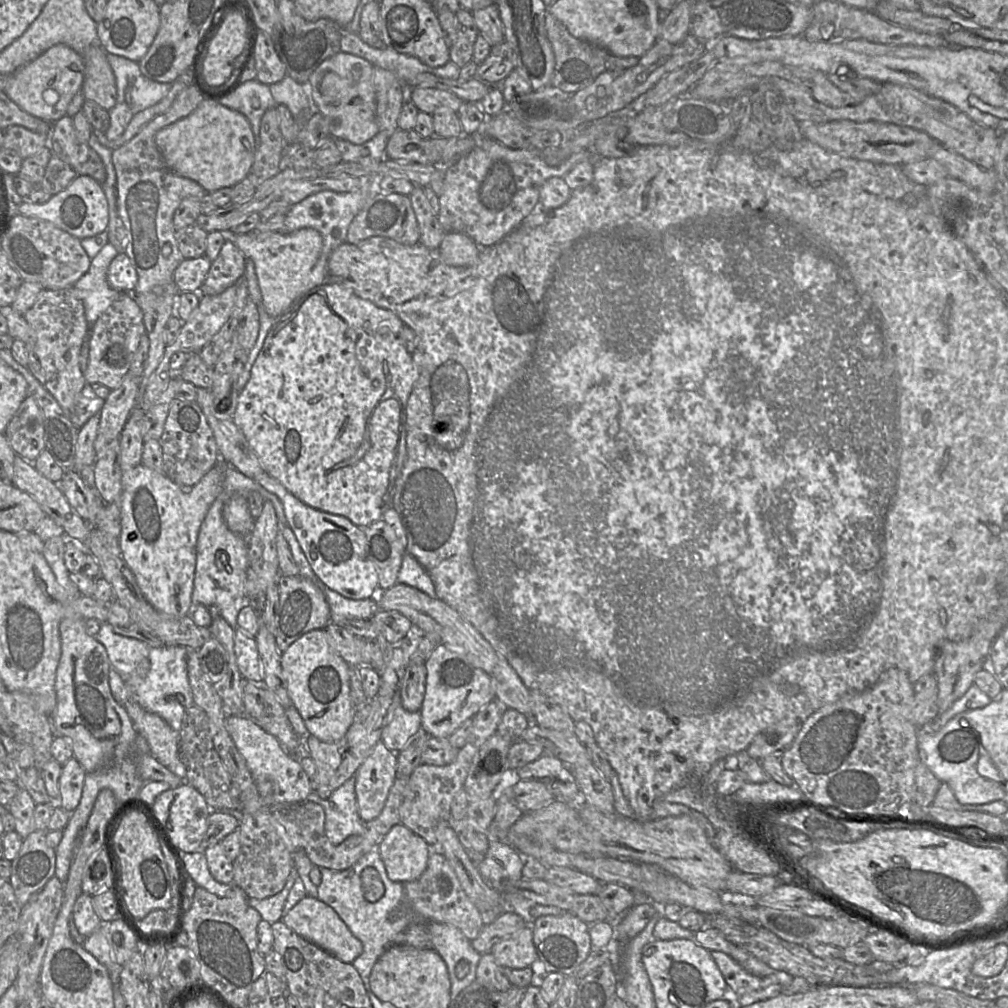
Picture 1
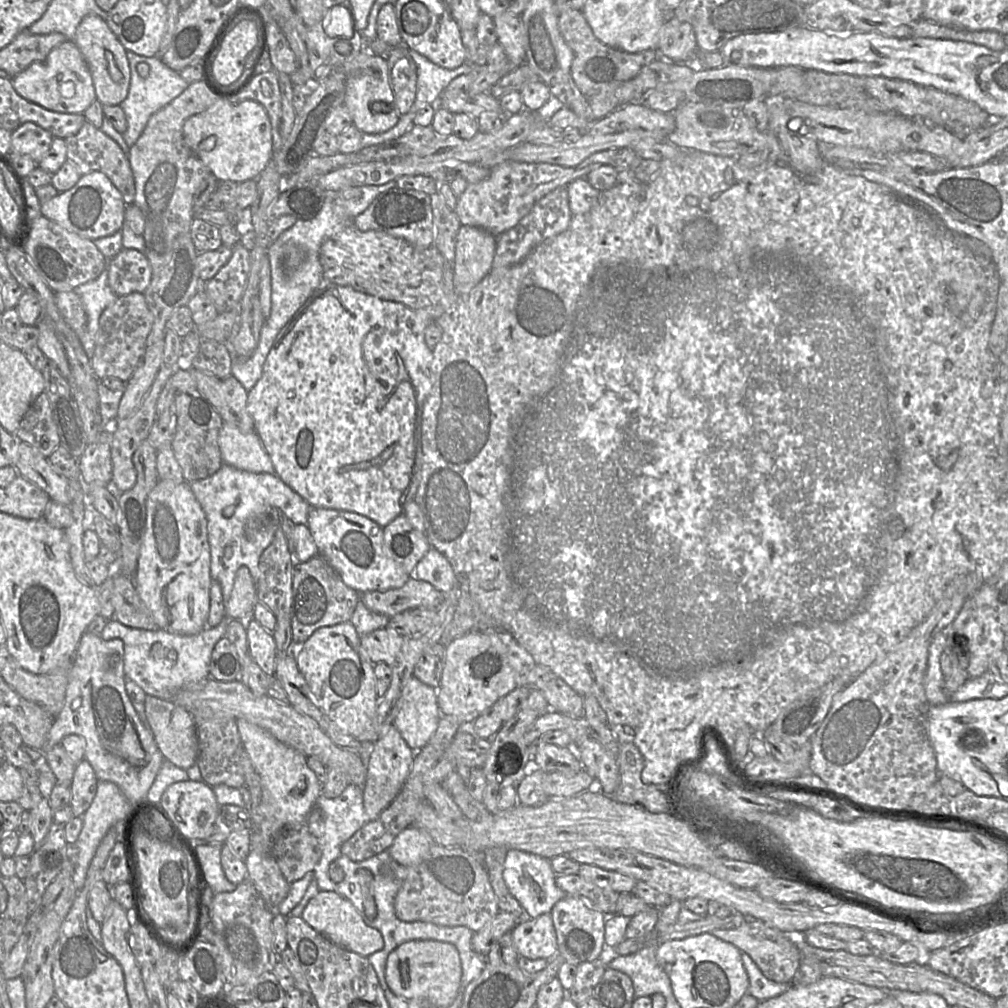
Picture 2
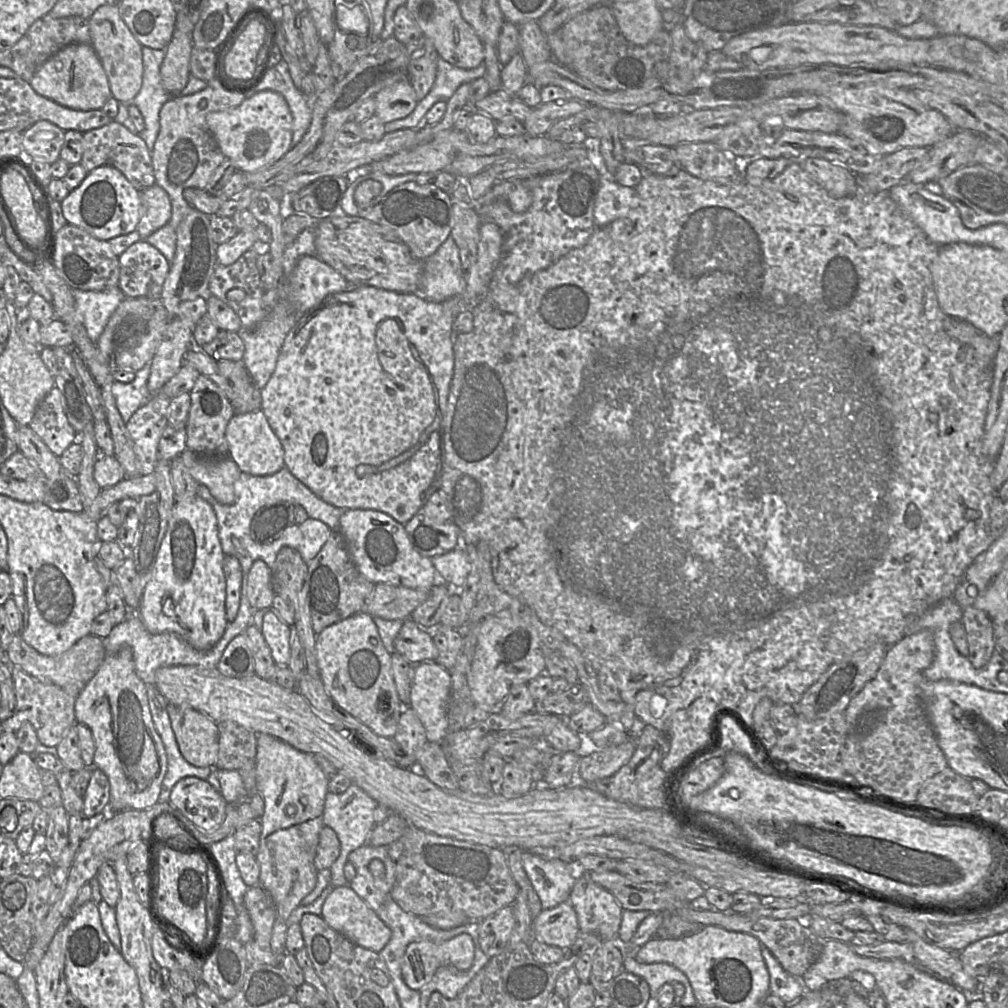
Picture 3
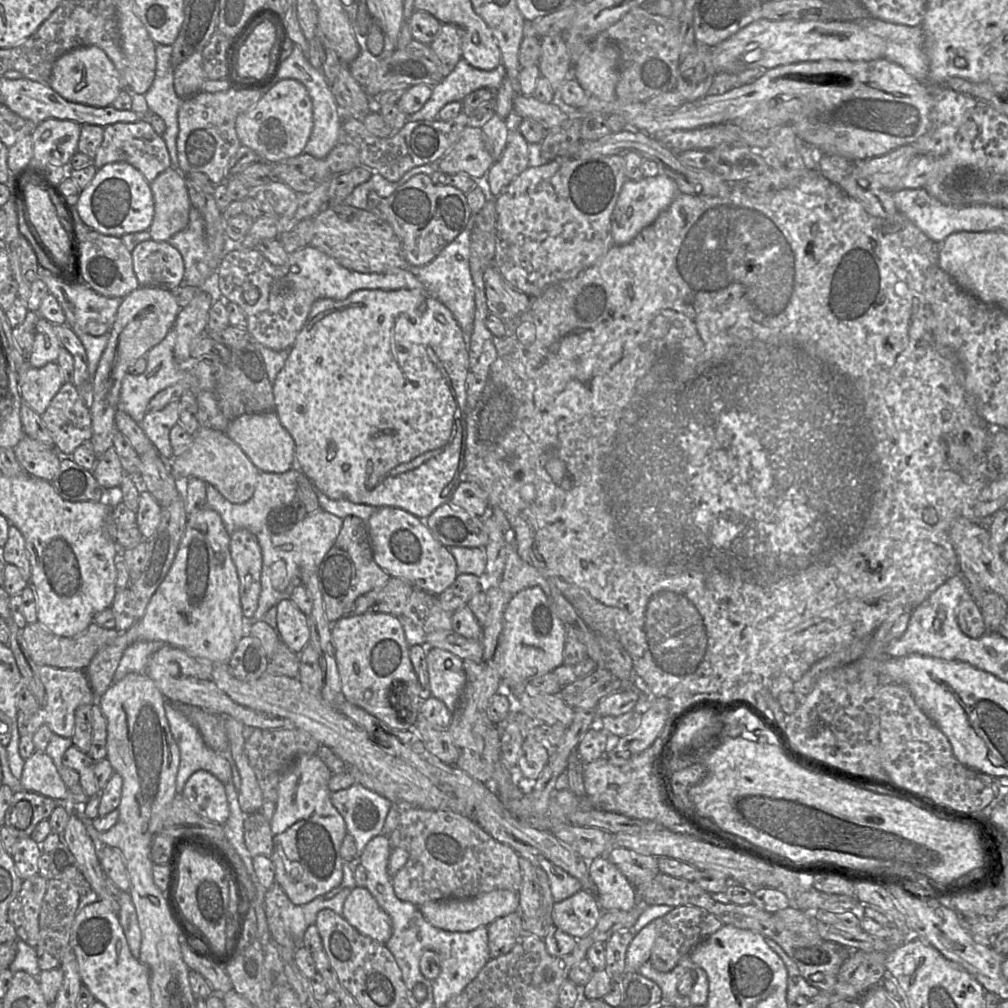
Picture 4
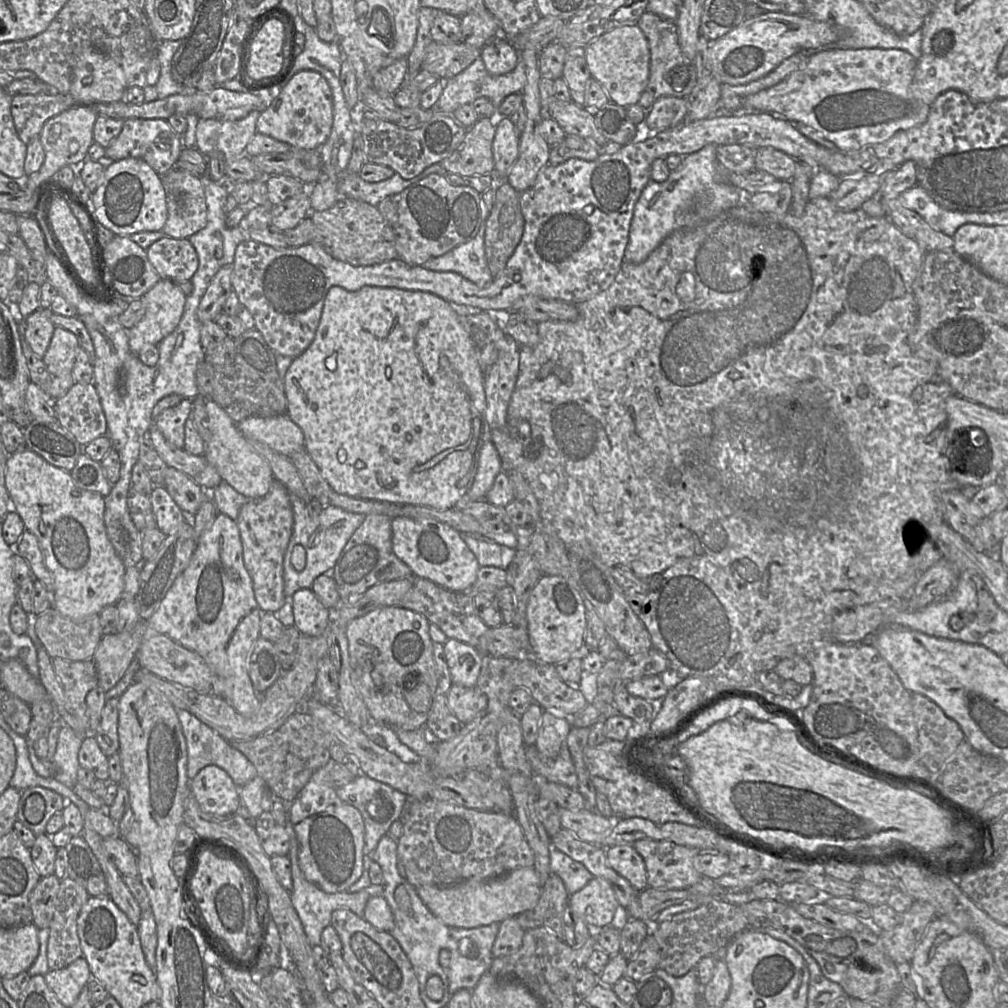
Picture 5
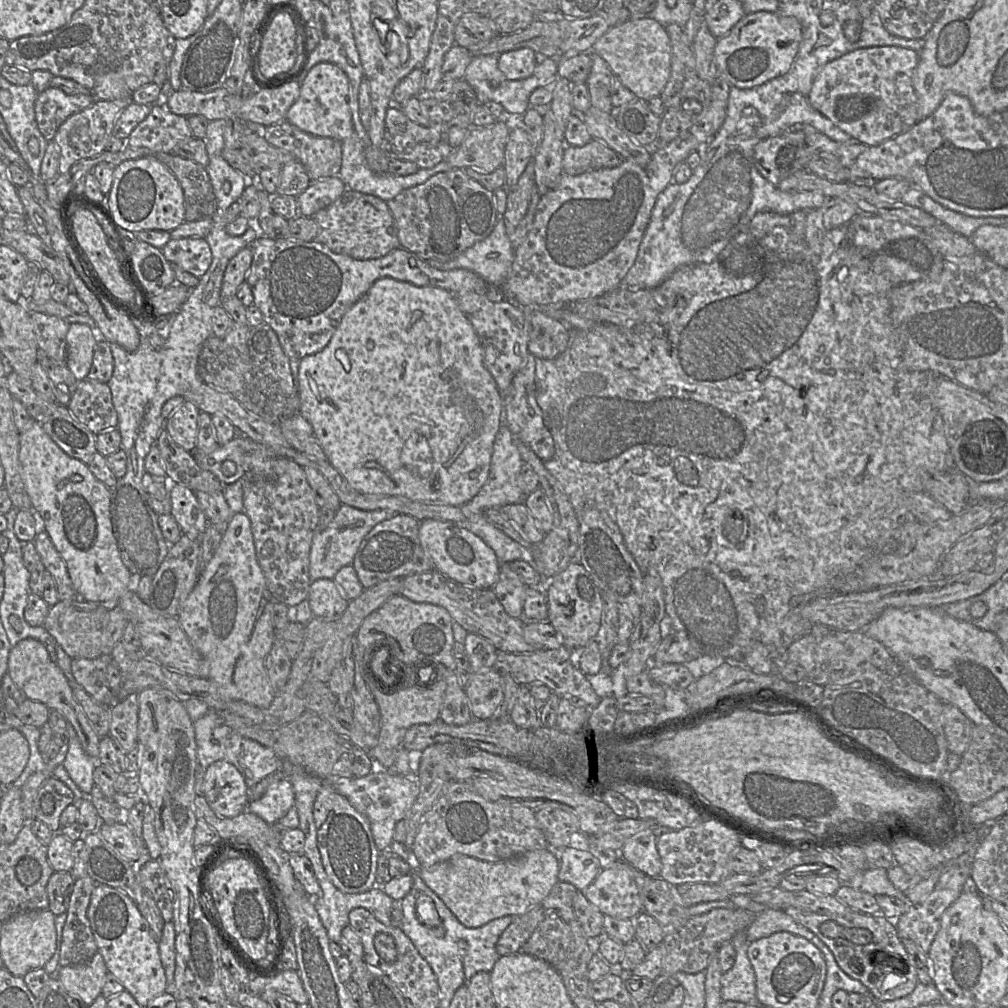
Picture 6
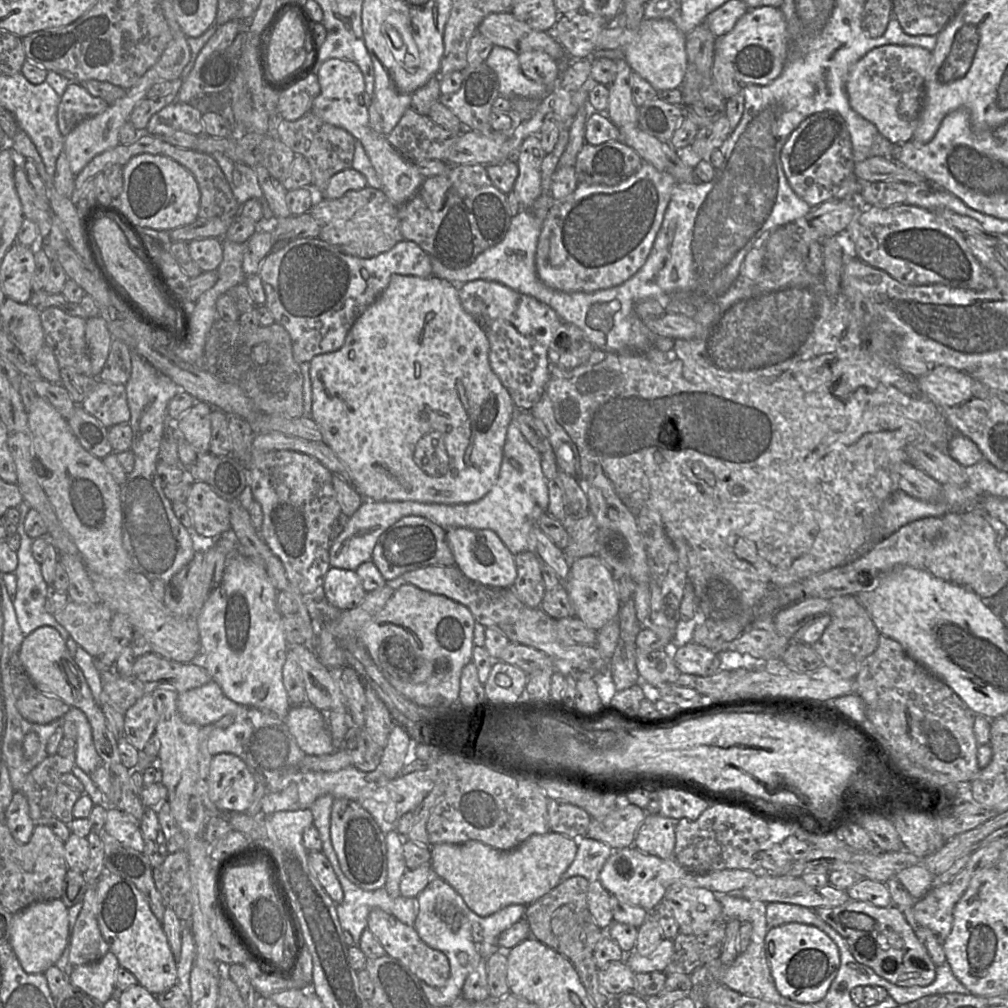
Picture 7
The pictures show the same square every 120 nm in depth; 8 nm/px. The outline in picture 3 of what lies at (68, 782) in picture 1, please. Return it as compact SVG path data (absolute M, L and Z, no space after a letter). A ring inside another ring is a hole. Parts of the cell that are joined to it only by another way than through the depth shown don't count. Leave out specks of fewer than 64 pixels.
M96 767L83 794L81 814L91 817L108 810L110 800L110 784L103 771Z

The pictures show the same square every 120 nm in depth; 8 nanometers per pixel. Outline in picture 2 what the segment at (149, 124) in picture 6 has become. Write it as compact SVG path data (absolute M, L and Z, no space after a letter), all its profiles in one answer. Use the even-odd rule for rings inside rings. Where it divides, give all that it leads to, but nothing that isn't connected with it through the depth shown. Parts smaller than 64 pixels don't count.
M86 122L83 127L70 137L65 138L67 160L72 161L82 175L93 171L104 173L121 192L127 204L132 204L135 195L135 181L127 152L100 128Z

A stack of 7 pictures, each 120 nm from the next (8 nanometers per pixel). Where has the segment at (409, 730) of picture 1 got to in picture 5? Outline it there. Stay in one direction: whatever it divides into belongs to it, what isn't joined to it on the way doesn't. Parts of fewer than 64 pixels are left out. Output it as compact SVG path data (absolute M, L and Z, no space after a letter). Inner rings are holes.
M448 639L442 646L453 685L475 687L485 656L470 644L456 639Z

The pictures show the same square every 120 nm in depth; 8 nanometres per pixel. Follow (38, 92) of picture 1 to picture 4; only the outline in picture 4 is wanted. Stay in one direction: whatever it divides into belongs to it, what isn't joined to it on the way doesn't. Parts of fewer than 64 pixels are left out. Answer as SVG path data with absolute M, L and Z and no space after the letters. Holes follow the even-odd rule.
M81 46L62 54L55 61L47 84L68 101L94 107L110 106L122 90L118 70L97 46Z

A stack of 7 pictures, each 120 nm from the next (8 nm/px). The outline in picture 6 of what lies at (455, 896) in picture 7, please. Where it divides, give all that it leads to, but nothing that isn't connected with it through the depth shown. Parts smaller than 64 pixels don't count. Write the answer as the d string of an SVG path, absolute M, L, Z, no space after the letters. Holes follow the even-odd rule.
M418 872L414 873L414 883L410 892L398 901L402 909L402 919L398 925L402 931L411 939L420 955L432 968L437 981L442 981L449 973L449 963L458 959L460 949L464 950L462 957L465 982L470 980L476 973L490 972L498 958L496 944L507 926L518 916L503 916L489 921L483 926L468 928L461 924L452 912L445 906L443 901L424 883ZM430 904L440 917L438 926L426 925L418 916L418 906Z

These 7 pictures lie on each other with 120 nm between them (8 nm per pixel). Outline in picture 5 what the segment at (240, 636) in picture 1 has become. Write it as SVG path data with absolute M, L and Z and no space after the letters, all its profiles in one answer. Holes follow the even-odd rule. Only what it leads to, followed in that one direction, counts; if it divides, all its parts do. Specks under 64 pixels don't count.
M303 588L291 597L294 625L302 634L318 636L332 622L335 610L325 607L311 588Z

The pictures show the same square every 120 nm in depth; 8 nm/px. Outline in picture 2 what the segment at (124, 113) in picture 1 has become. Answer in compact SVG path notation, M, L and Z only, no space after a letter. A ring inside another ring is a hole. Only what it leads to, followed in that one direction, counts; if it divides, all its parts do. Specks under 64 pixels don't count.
M128 51L127 58L131 69L131 81L127 98L120 104L120 107L127 120L127 129L122 136L127 146L131 147L142 135L150 117L178 97L190 83L186 82L179 72L166 66L159 55L147 57ZM140 63L149 65L149 73L146 77L142 77L136 70Z

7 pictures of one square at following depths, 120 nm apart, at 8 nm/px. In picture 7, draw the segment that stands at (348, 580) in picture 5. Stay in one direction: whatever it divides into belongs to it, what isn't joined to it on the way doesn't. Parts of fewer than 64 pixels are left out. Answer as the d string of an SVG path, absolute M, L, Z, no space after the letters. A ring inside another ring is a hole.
M406 516L391 525L379 537L371 562L386 581L427 566L453 566L454 557L446 539L446 529L420 516Z

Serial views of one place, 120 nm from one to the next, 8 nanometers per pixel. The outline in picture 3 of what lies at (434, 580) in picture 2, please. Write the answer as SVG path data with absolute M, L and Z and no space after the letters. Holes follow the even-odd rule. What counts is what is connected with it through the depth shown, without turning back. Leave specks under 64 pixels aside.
M456 548L431 559L435 569L448 585L460 589L466 584L471 571L471 561L466 550Z

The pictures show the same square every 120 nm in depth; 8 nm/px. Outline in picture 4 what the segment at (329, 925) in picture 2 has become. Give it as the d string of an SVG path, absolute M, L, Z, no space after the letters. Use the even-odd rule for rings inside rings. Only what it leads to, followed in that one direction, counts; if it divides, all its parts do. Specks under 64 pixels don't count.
M365 887L351 889L341 915L361 934L379 943L386 944L392 935L389 915Z

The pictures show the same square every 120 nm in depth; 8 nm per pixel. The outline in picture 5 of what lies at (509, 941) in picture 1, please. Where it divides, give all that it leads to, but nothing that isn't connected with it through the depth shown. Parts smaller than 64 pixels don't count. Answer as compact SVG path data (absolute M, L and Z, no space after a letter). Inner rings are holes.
M592 878L581 890L569 896L567 905L589 926L616 926L619 929L626 919L612 885L603 878Z

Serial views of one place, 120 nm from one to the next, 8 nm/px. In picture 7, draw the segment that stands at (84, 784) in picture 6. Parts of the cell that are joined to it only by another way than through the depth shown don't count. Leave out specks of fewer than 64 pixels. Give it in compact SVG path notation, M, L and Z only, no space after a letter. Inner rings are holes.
M71 707L64 716L57 720L59 720L60 727L65 721L71 721L76 725L75 766L91 775L102 762L94 745L92 728L87 716L82 710Z

